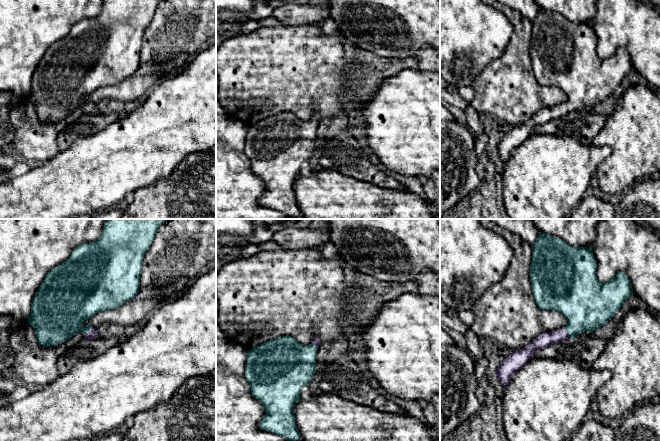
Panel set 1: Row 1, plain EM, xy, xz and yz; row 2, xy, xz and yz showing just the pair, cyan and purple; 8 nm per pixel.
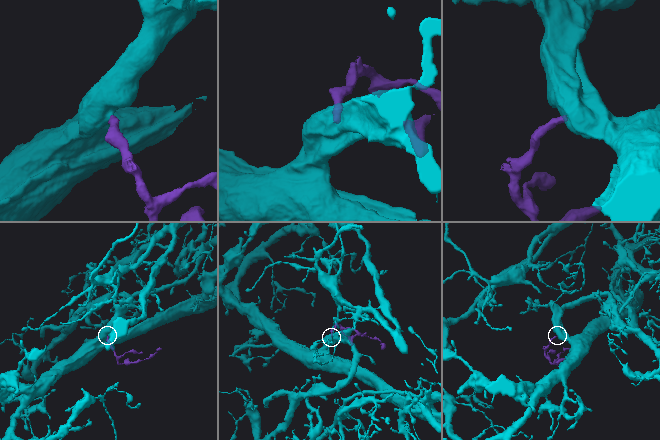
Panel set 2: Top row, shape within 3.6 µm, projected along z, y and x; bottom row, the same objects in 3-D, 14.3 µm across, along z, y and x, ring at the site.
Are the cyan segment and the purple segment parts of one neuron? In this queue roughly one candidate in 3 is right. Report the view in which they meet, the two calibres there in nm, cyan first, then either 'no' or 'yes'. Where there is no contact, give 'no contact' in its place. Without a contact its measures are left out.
contact in yz; calibres 360 and 110 nm; yes

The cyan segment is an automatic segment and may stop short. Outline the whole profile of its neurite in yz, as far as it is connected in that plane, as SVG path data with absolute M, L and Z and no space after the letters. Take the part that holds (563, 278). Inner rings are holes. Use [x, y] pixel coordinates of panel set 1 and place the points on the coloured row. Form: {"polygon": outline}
{"polygon": "M539 232L535 244L532 245L532 261L530 265L530 282L534 301L541 310L554 310L562 313L566 317L567 323L566 326L561 329L540 334L527 346L513 351L508 357L504 358L495 374L496 379L504 388L509 384L512 375L520 370L527 361L532 358L536 350L543 349L548 345L558 342L576 339L585 331L593 333L595 329L608 323L622 307L623 303L631 296L633 288L627 274L618 272L614 279L607 283L602 283L596 276L596 269L597 263L591 248L575 248L560 238Z"}

